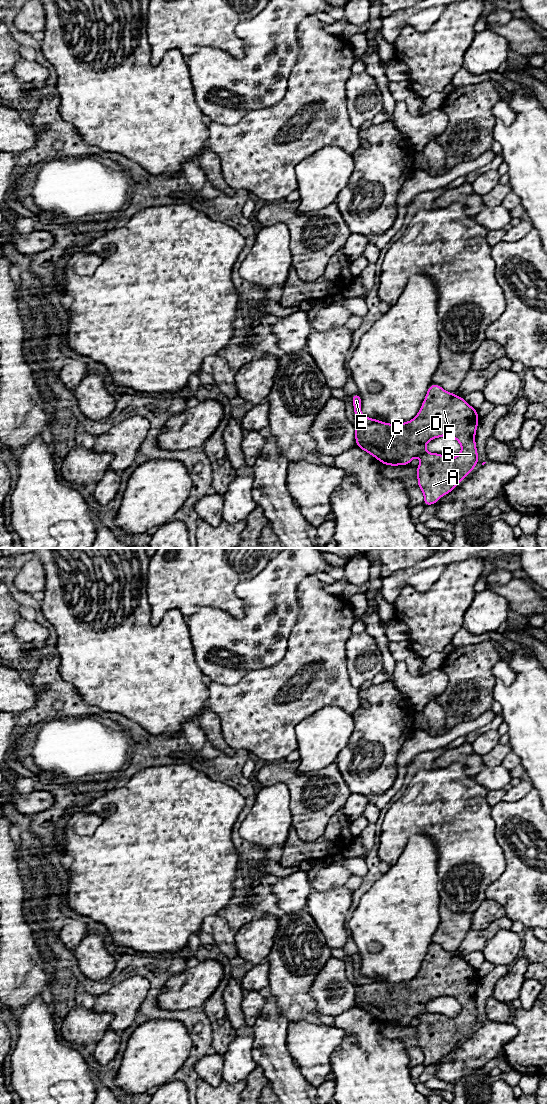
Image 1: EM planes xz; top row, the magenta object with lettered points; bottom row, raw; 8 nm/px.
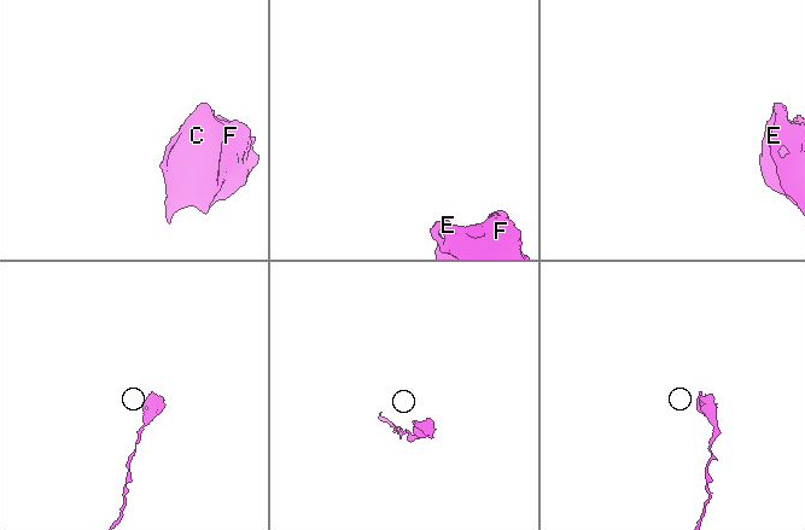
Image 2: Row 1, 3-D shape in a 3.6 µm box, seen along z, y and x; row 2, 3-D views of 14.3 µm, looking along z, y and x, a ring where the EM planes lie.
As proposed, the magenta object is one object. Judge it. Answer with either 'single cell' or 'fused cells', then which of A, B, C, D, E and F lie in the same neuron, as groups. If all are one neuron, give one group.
single cell | A B C D E F

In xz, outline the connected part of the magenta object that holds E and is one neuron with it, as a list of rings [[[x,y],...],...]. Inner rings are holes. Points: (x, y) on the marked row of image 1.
[[[432,383],[427,391],[425,399],[418,414],[405,423],[389,424],[380,420],[372,419],[361,414],[362,400],[359,393],[351,395],[354,408],[354,416],[357,419],[355,425],[356,447],[366,451],[384,465],[409,466],[411,460],[419,456],[420,466],[416,467],[418,477],[417,486],[424,494],[424,506],[434,505],[439,499],[450,493],[455,487],[472,472],[478,462],[478,452],[475,442],[475,434],[478,427],[478,410],[470,406],[463,397],[455,393],[445,391],[440,385]],[[449,436],[455,438],[461,445],[461,452],[454,458],[448,458],[439,453],[428,453],[425,451],[427,443],[435,438]]]

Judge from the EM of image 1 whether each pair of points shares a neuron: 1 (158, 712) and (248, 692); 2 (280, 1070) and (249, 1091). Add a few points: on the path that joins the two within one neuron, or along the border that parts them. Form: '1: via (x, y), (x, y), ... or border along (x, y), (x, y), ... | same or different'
1: border along (208, 687), (208, 696), (204, 706) | different
2: border along (258, 1065), (269, 1080) | different

